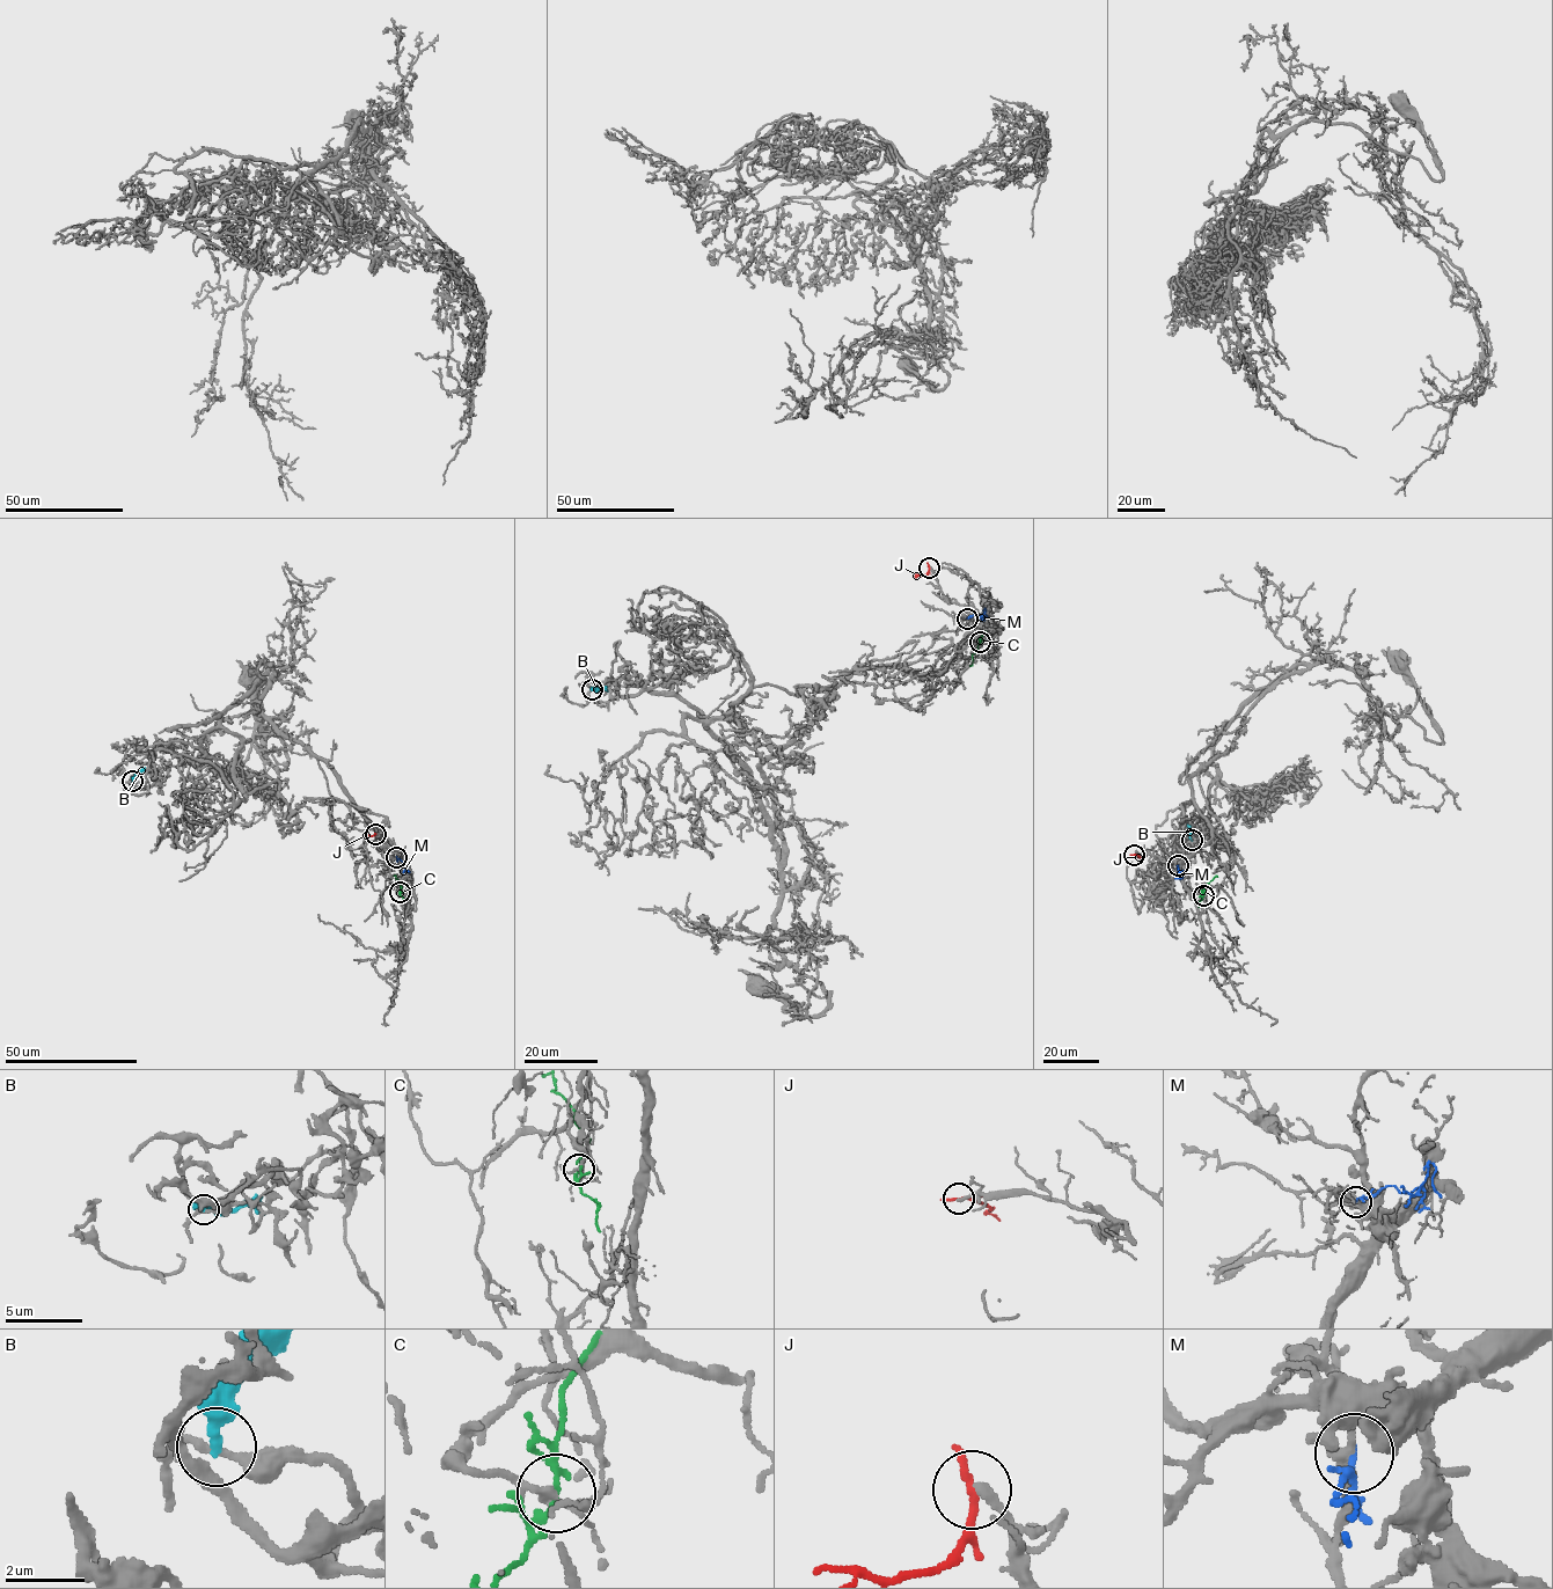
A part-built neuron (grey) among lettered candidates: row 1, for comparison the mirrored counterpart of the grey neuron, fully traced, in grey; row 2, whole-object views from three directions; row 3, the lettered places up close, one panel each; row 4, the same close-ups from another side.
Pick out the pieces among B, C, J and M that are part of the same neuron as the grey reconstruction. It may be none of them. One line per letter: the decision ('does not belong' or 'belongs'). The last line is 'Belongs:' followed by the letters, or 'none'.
B: does not belong
C: does not belong
J: does not belong
M: does not belong
Belongs: none

